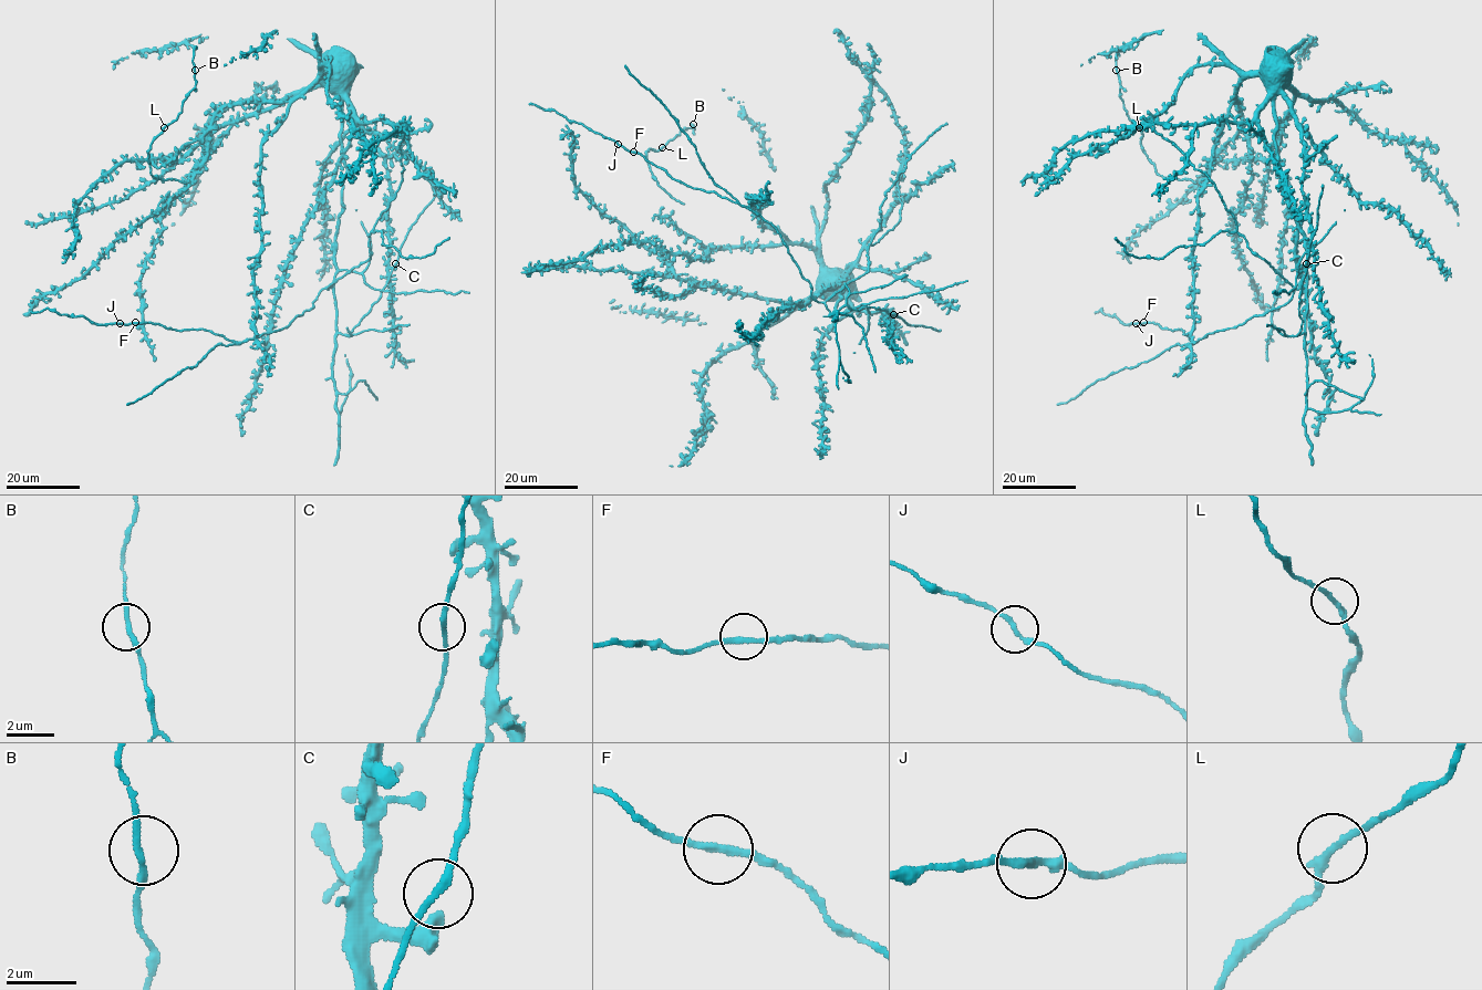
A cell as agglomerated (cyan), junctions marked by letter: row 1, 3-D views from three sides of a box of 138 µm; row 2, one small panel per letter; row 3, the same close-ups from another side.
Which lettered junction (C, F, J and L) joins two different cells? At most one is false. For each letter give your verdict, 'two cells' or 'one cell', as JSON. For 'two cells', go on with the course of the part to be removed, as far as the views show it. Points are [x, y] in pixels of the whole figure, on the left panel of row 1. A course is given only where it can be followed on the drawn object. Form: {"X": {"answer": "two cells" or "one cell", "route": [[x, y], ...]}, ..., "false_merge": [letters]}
{"C": {"answer": "one cell"}, "F": {"answer": "one cell"}, "J": {"answer": "one cell"}, "L": {"answer": "one cell"}, "false_merge": []}

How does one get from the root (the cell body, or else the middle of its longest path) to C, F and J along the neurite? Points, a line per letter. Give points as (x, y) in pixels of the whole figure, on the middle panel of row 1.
C: (835, 291), (838, 282), (845, 288), (832, 315), (845, 305), (857, 310), (873, 306), (894, 314)
F: (835, 291), (838, 282), (845, 288), (832, 315), (810, 295), (770, 223), (633, 152)
J: (835, 291), (838, 282), (845, 288), (832, 315), (810, 295), (770, 223), (617, 144)

